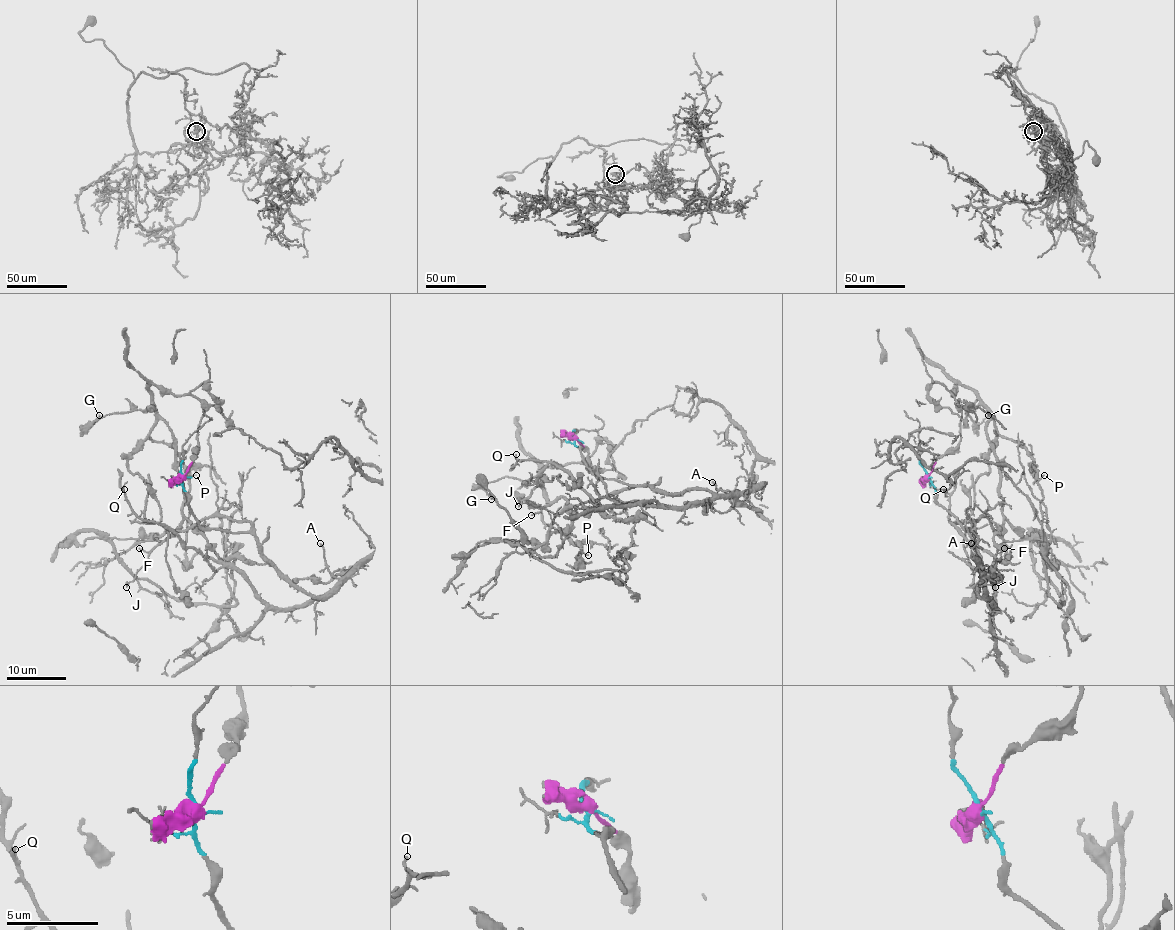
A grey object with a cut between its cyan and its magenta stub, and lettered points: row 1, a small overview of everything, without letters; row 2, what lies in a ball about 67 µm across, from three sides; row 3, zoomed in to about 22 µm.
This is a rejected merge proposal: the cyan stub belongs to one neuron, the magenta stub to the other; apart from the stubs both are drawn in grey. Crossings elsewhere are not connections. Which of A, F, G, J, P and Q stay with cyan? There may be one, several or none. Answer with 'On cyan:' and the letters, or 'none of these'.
On cyan: A, F, J, Q

